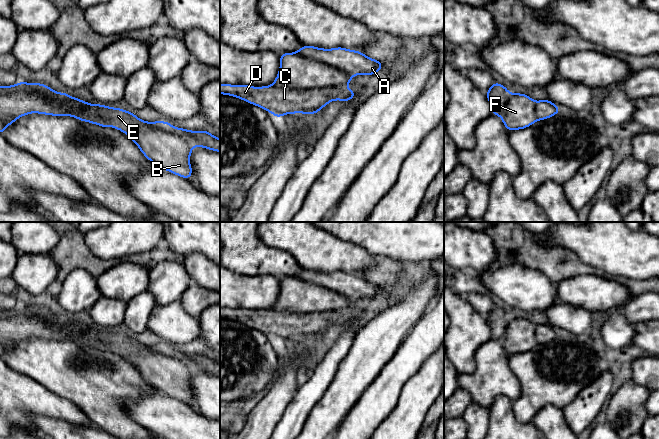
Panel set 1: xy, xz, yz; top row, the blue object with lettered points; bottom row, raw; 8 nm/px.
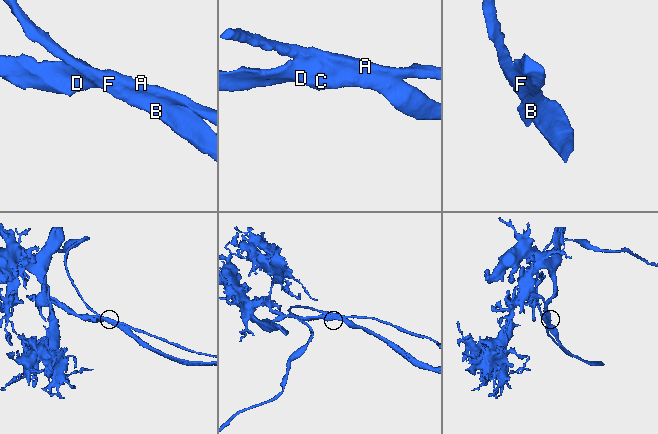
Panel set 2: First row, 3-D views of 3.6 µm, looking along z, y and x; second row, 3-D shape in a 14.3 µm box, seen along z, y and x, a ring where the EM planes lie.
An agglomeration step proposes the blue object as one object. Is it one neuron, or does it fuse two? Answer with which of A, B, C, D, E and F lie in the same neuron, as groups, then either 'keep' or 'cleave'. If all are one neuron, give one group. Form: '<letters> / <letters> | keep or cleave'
A B C D E F | keep

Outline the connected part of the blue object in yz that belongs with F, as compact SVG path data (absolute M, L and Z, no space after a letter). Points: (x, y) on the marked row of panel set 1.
M494 82L486 93L493 115L500 116L508 131L524 129L537 120L548 119L561 112L550 100L535 102L528 95L509 93L507 88Z

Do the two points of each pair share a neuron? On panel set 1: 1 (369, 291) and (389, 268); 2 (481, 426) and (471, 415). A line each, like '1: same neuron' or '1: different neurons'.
1: same neuron
2: same neuron

